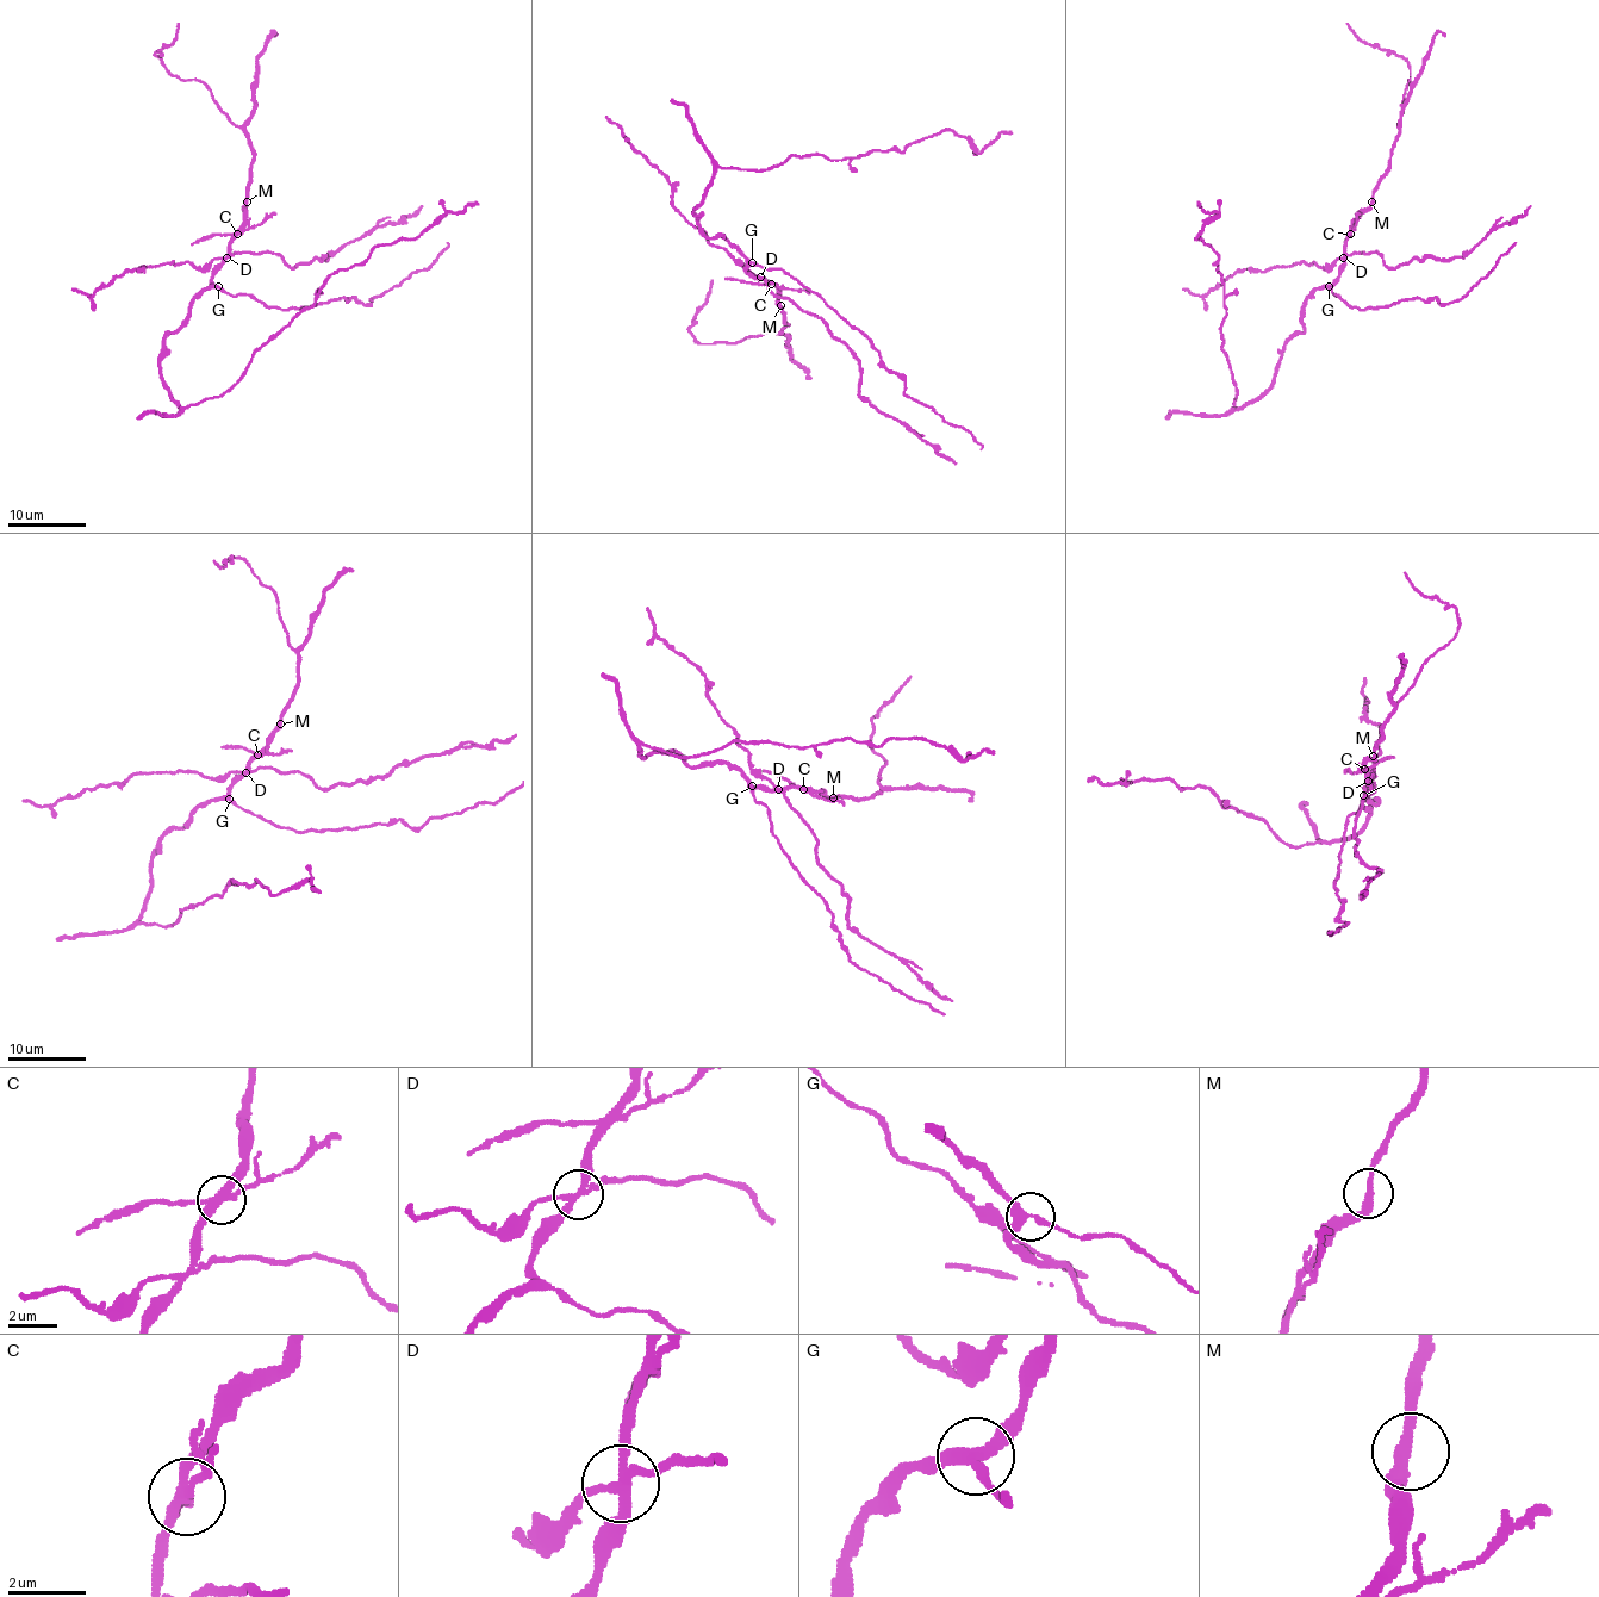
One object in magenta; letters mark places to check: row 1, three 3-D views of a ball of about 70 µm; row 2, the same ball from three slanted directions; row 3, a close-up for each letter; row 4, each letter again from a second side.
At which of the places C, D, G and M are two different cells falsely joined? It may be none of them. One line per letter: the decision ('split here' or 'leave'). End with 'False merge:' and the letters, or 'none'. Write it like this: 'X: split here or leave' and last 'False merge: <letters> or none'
C: split here
D: split here
G: leave
M: leave
False merge: C, D

